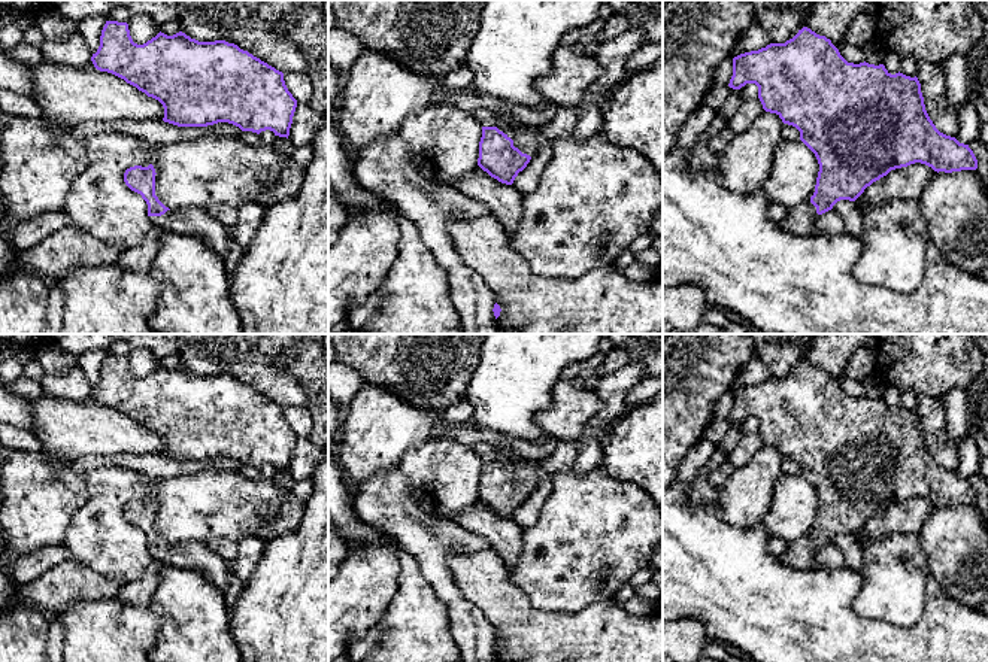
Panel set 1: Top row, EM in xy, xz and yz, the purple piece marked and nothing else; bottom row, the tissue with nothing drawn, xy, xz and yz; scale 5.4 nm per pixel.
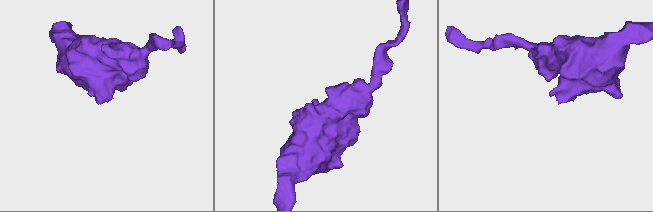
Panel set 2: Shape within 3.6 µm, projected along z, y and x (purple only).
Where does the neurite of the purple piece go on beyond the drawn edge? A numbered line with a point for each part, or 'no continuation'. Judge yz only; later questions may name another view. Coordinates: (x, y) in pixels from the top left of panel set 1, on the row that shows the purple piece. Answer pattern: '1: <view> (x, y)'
1: yz (800, 221)

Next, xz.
1: xz (527, 140)

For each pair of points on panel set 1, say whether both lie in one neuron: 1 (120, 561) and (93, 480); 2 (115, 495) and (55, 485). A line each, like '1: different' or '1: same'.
1: same
2: different

